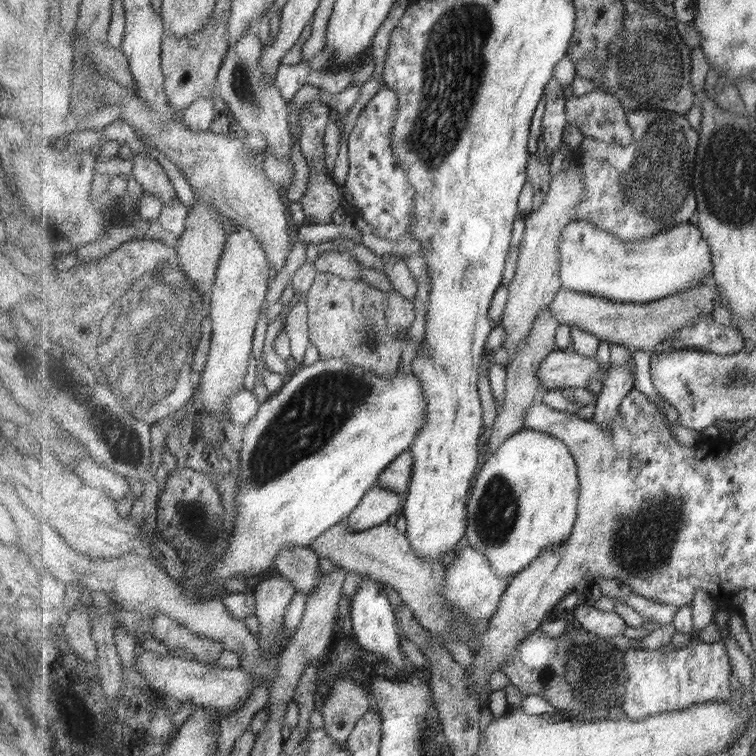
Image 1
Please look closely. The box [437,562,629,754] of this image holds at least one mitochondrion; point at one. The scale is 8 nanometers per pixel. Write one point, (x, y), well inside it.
(576, 654)

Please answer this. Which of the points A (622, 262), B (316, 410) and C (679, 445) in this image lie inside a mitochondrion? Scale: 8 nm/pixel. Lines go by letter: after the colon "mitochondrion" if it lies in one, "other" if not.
A: other
B: mitochondrion
C: other

